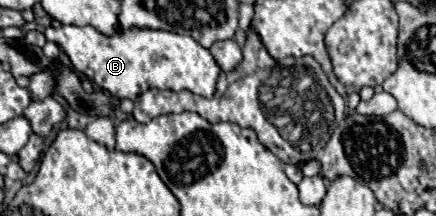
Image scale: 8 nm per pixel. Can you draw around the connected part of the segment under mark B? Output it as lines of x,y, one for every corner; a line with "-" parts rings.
61,25
56,29
48,26
44,35
48,41
56,42
58,46
62,46
66,50
70,62
74,64
74,68
78,72
82,72
84,76
94,80
102,90
110,92
116,98
136,100
136,96
140,96
140,92
146,92
148,88
174,90
174,92
190,90
190,92
200,94
204,98
212,98
216,92
216,80
218,80
220,68
214,62
212,54
188,36
178,36
178,34
166,32
166,30
138,30
138,28
132,28
132,30
118,34
118,36
102,36
92,26
80,28
80,26
75,25

